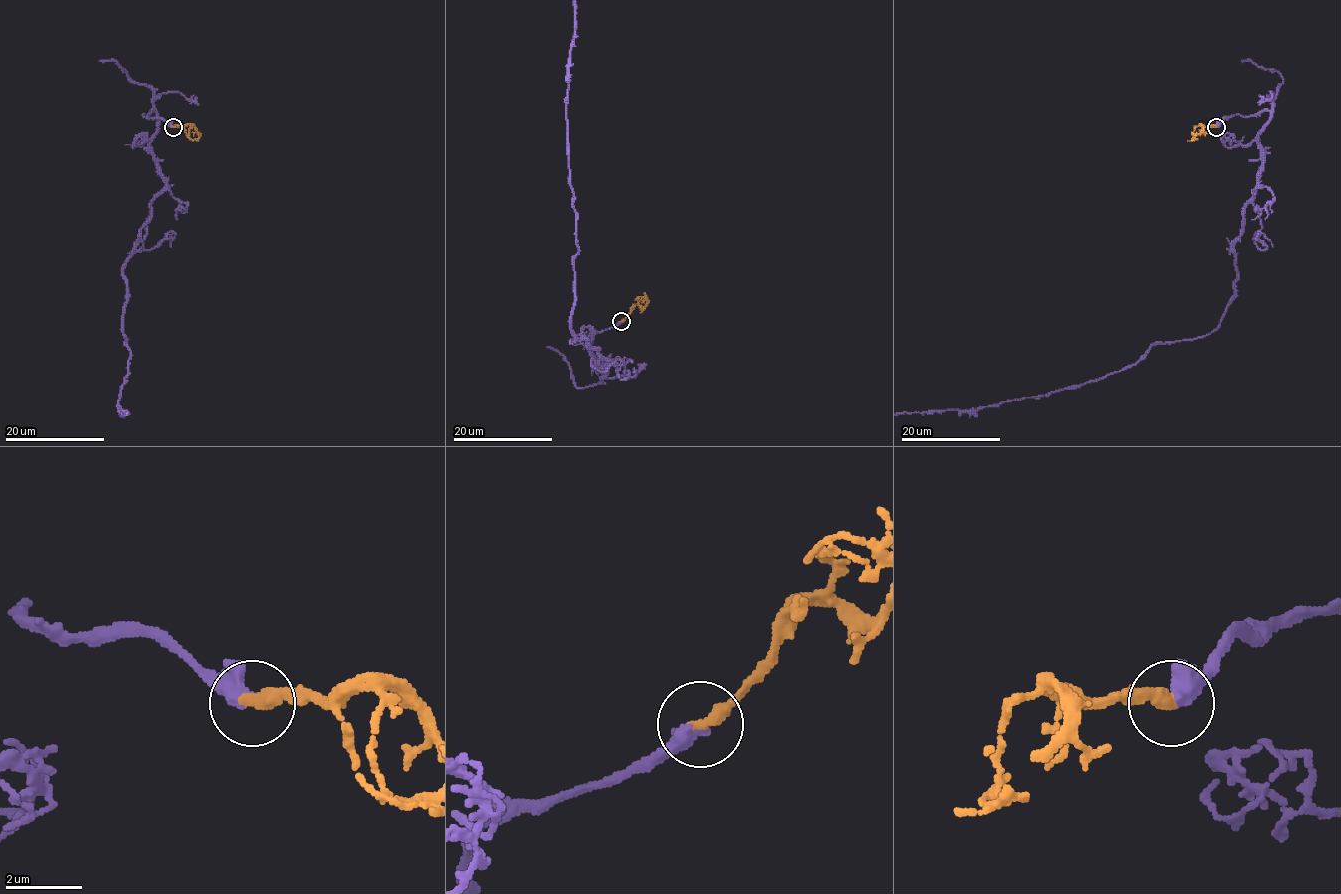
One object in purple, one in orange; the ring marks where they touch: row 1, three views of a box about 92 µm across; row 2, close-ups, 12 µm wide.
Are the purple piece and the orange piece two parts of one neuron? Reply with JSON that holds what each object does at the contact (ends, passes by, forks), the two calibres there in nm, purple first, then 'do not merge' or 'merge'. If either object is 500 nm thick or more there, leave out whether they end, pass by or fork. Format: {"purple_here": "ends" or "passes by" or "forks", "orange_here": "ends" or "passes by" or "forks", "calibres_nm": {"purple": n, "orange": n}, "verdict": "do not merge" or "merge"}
{"purple_here": "ends", "orange_here": "ends", "calibres_nm": {"purple": 480, "orange": 400}, "verdict": "merge"}

